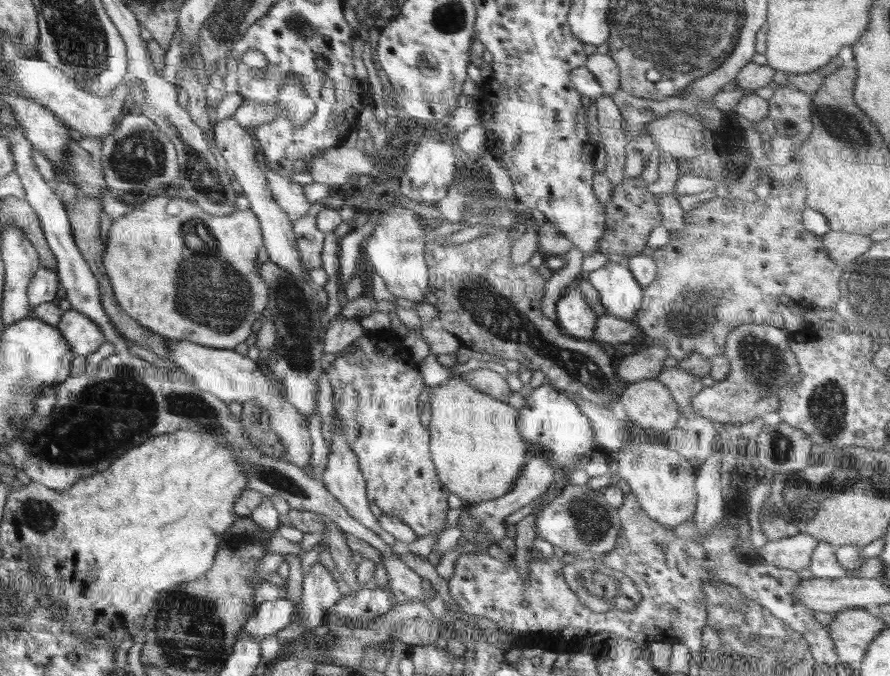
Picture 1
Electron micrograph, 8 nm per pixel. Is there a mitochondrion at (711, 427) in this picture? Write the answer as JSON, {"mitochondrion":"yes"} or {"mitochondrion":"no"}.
{"mitochondrion":"no"}

